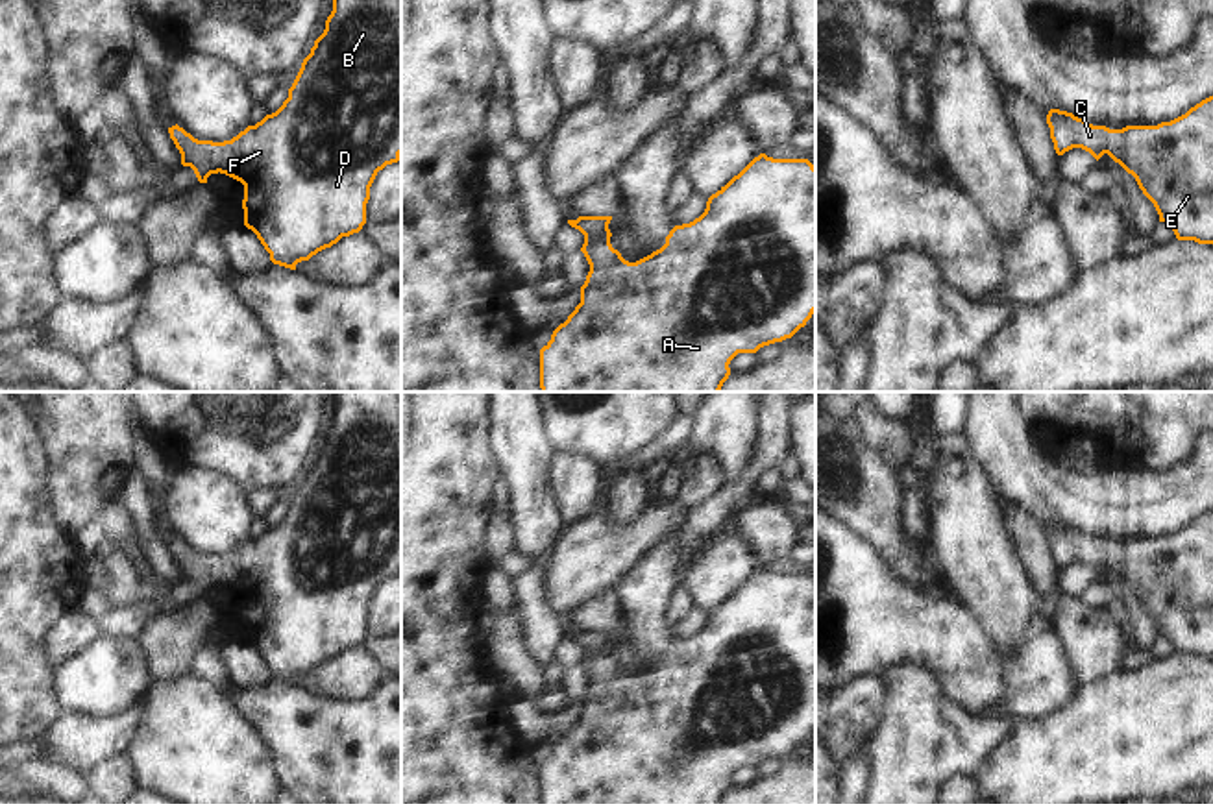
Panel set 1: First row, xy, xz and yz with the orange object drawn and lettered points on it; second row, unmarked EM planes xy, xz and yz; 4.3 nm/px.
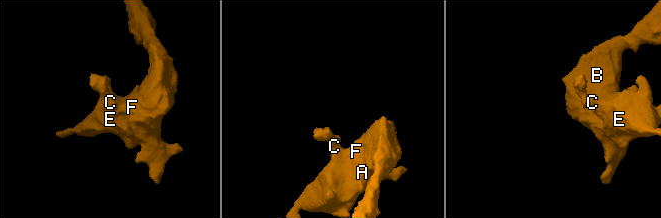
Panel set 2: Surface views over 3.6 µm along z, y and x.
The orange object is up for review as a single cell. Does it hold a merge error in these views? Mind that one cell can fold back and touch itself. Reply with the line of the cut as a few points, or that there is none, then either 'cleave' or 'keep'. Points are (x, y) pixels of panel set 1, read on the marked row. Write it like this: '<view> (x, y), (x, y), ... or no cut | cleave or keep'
no cut | keep

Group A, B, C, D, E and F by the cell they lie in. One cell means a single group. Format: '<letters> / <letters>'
A B C D E F

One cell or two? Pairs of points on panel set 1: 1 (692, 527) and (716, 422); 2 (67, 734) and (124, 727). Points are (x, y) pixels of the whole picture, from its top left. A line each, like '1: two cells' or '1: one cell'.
1: two cells
2: one cell

